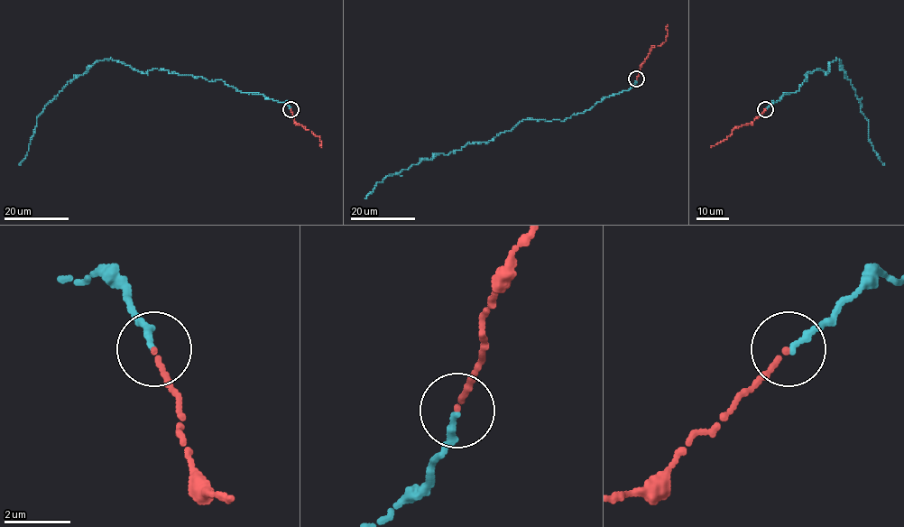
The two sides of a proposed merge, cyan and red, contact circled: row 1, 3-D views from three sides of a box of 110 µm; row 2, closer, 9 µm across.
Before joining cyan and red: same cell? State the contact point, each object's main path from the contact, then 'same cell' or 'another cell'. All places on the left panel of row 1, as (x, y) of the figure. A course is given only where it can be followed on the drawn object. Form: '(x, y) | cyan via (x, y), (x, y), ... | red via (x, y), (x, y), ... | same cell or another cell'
(290, 109) | cyan via (290, 109), (222, 80), (162, 69), (142, 73), (106, 59), (44, 106), (19, 165) | red via (290, 109), (294, 121), (320, 138), (321, 147) | same cell

